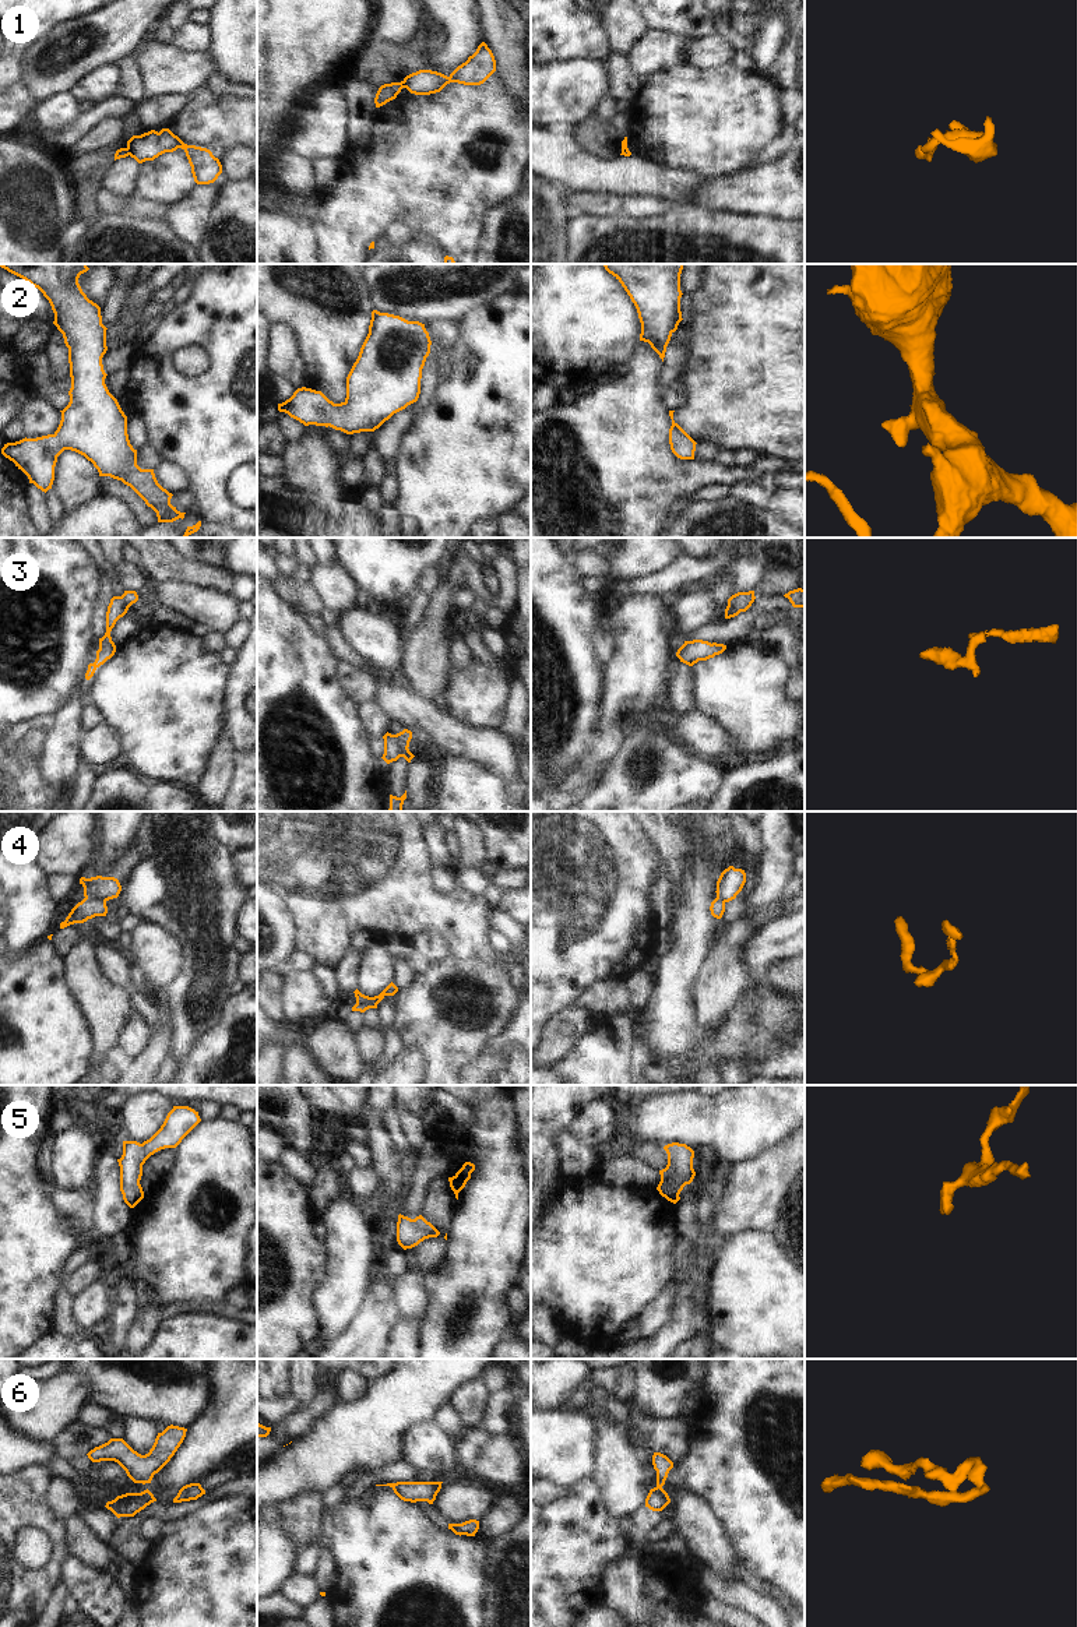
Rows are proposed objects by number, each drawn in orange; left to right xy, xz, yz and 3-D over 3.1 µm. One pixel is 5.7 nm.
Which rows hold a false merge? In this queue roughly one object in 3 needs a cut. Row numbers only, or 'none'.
1, 3, 4

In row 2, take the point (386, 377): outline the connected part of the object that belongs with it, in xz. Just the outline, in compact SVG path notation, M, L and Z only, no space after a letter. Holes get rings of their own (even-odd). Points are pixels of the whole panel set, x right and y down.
M373 310L369 334L346 377L345 401L334 404L321 391L302 387L289 399L278 404L278 411L305 426L330 426L346 434L374 432L394 413L418 401L422 369L430 353L430 345L425 324Z

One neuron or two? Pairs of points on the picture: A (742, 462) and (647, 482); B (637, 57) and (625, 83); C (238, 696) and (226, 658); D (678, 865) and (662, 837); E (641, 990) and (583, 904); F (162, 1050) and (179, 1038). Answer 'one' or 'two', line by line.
A: two
B: two
C: two
D: one
E: two
F: two

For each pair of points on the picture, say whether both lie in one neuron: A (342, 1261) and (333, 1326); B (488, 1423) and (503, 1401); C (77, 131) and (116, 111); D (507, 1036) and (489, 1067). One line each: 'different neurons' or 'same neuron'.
A: same neuron
B: same neuron
C: same neuron
D: same neuron

